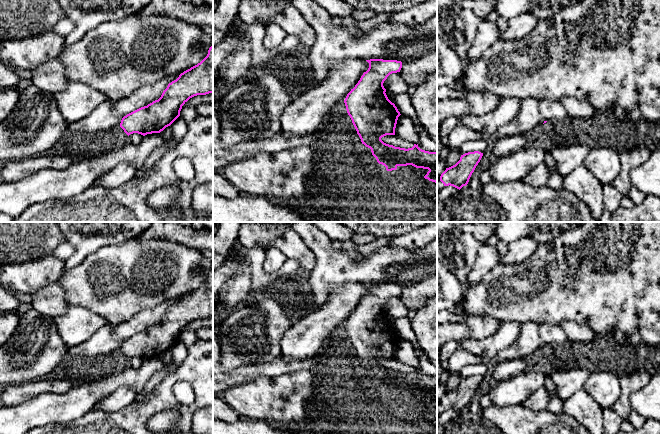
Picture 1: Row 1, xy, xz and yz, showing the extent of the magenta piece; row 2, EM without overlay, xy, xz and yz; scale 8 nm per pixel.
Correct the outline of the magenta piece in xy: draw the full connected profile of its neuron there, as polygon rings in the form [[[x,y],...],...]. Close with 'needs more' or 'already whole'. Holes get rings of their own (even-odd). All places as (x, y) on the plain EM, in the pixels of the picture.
[[[213,269],[209,272],[207,280],[200,287],[184,295],[176,304],[169,307],[158,324],[124,340],[120,351],[128,360],[133,357],[143,360],[160,357],[180,340],[182,330],[190,322],[209,317],[213,317]]]; already whole

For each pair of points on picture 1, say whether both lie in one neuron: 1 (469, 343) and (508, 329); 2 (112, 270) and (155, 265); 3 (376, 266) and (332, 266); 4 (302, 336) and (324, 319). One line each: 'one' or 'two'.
1: one
2: one
3: one
4: one

